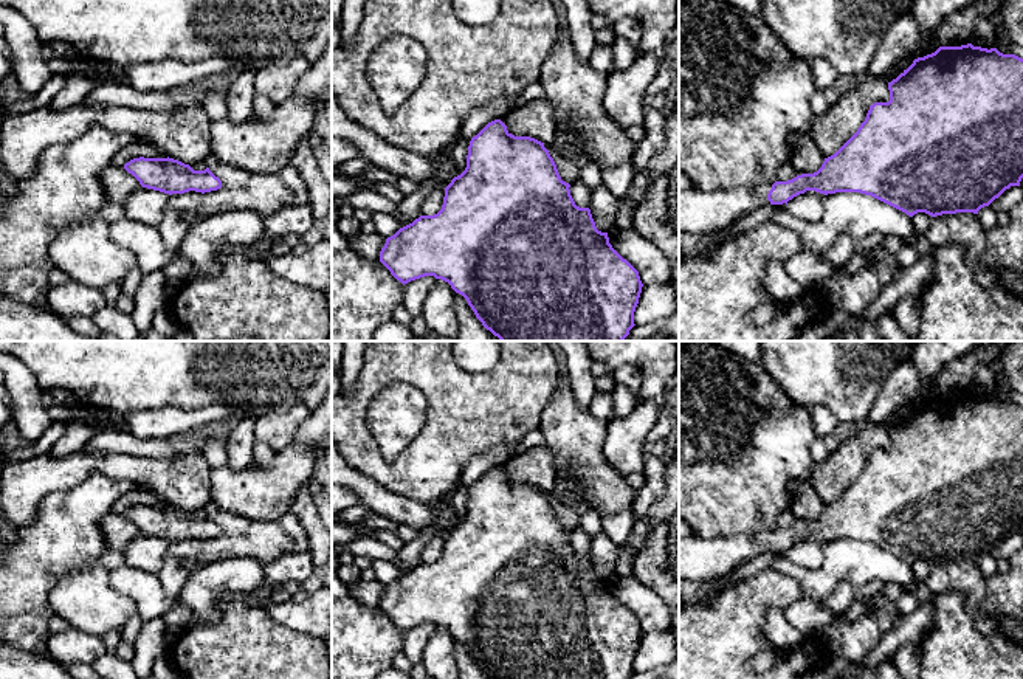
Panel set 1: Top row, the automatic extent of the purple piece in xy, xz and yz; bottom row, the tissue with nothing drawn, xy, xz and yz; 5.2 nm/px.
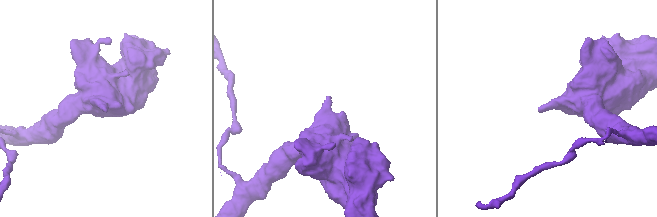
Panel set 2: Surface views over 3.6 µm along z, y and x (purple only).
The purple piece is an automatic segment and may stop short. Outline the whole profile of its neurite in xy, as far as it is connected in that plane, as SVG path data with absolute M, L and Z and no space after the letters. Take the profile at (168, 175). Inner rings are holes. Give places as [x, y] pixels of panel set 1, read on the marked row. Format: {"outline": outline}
{"outline": "M133 158L124 164L124 169L132 174L143 188L160 191L164 194L184 194L189 191L211 192L222 188L222 181L209 167L194 171L174 158Z"}

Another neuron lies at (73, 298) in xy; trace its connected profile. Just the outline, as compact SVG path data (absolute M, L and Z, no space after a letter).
M67 281L62 285L51 287L43 299L45 305L57 316L91 318L107 305L104 291L78 281Z

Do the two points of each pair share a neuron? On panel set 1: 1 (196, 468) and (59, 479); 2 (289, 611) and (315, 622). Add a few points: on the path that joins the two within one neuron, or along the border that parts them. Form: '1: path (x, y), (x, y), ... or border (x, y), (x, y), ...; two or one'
1: path (161, 470), (93, 465); one
2: path (295, 613), (306, 613), (309, 616); one

